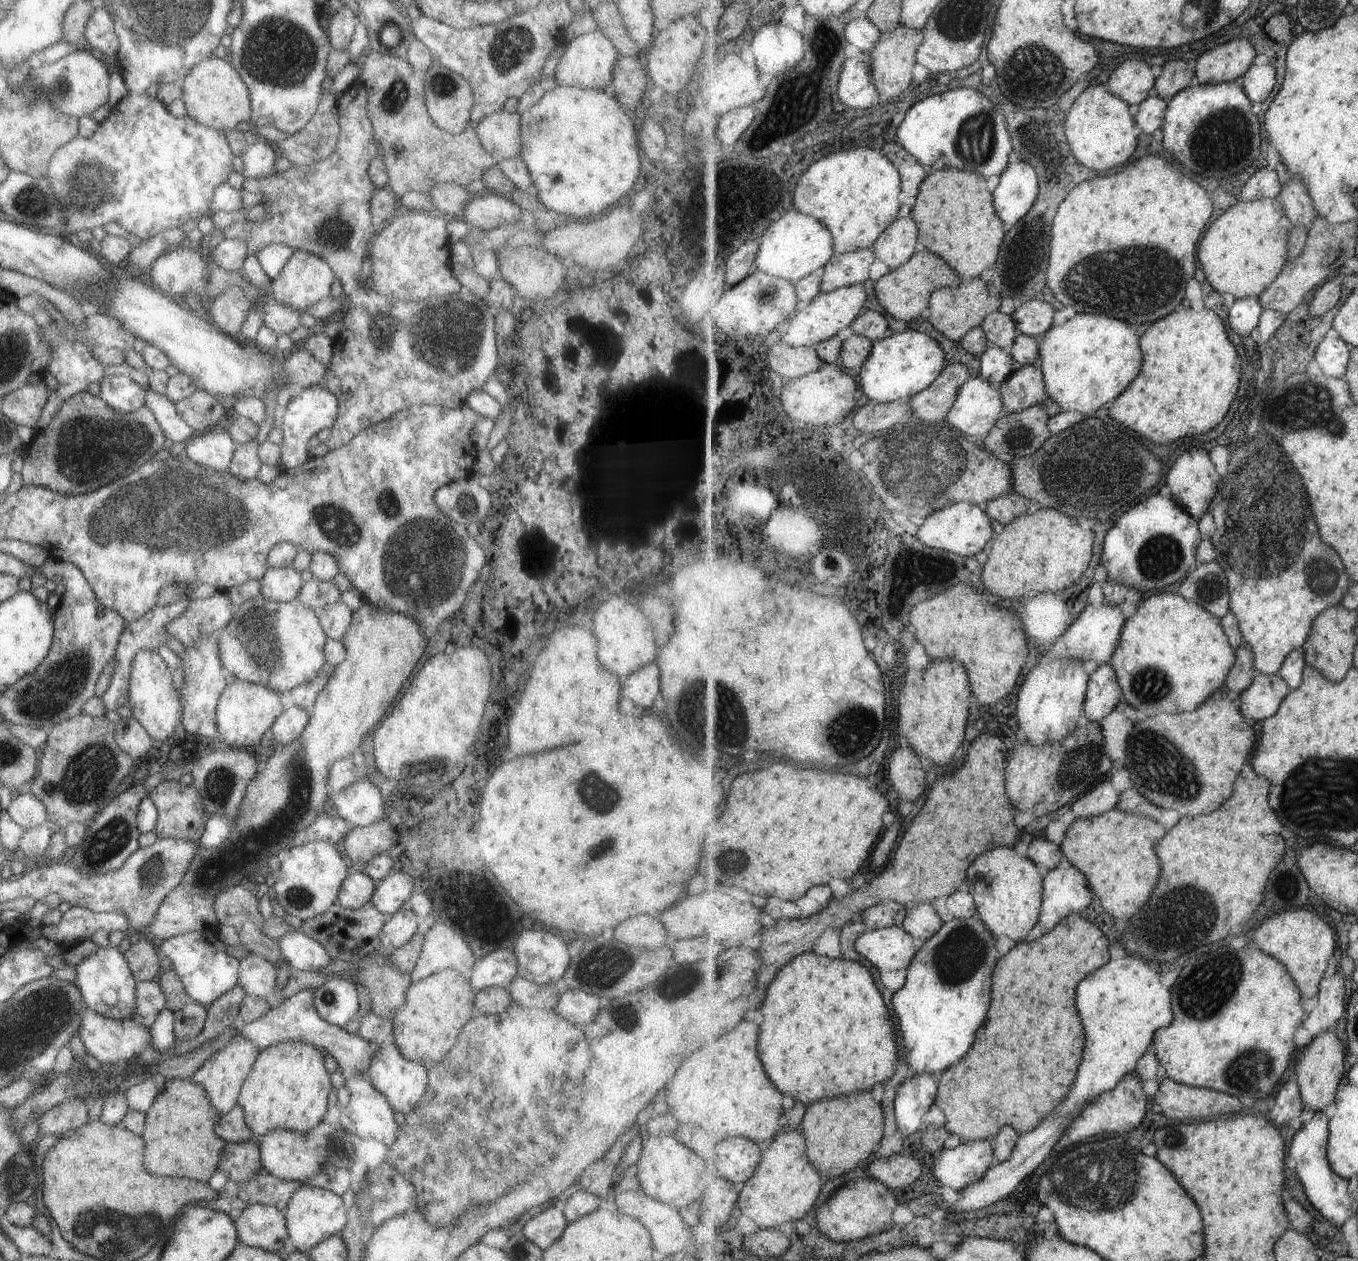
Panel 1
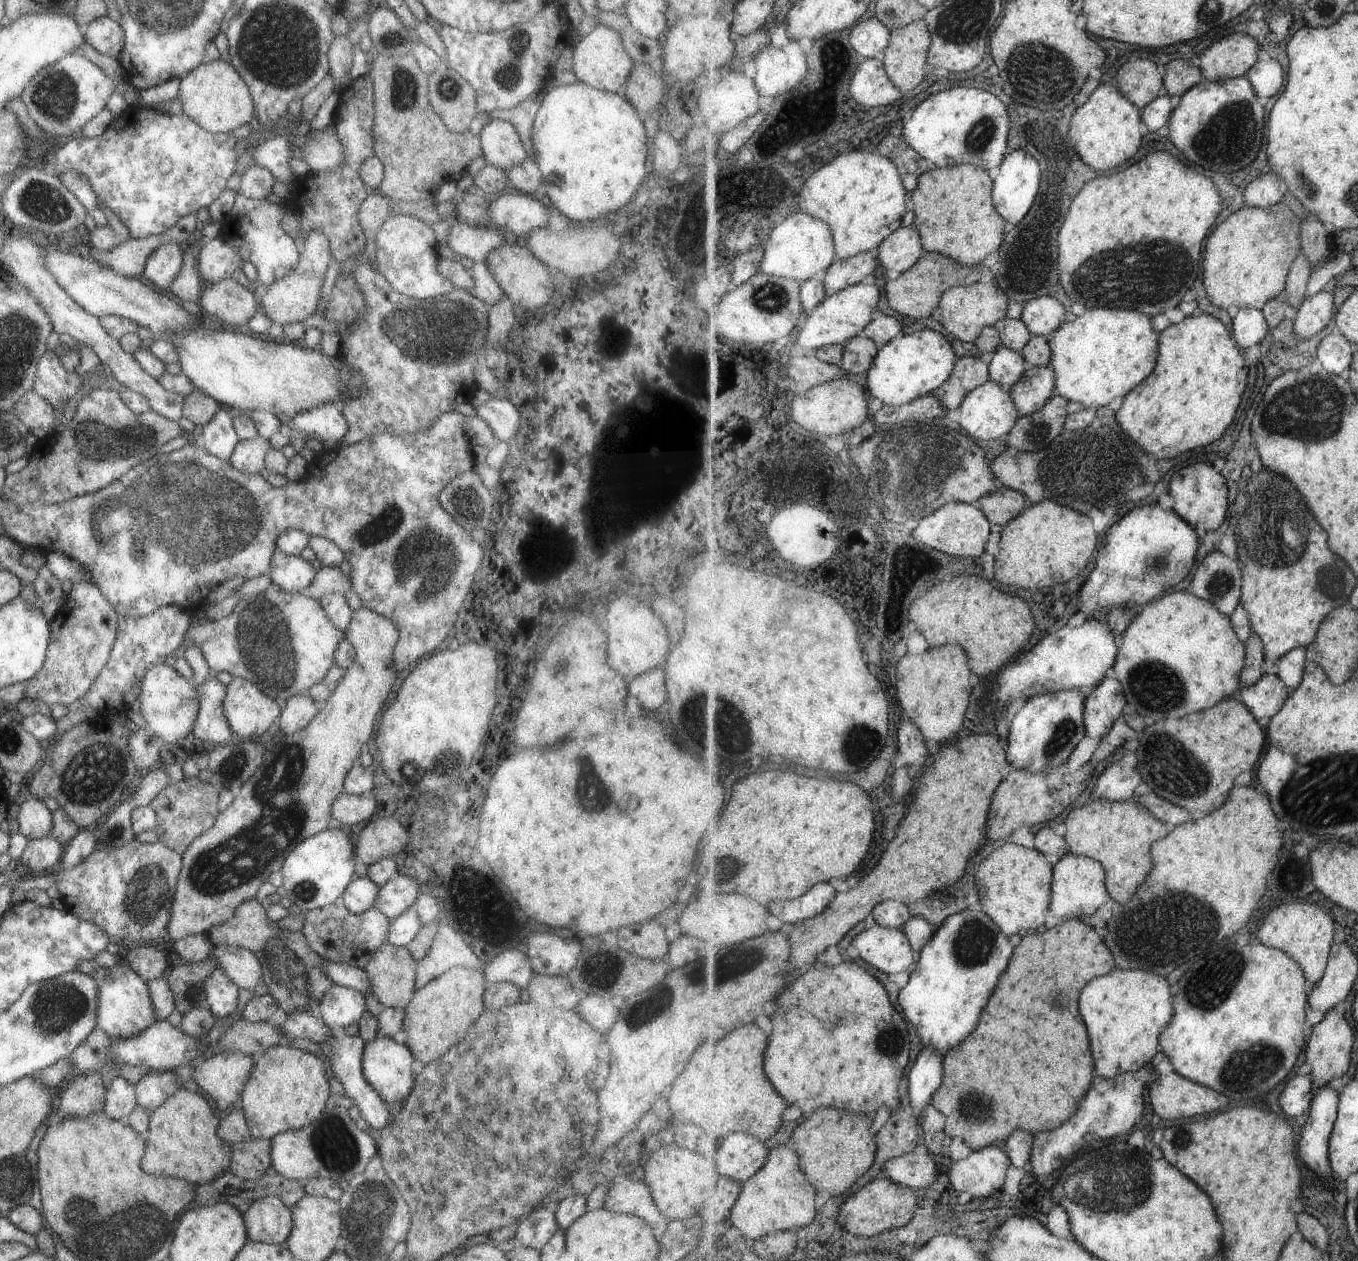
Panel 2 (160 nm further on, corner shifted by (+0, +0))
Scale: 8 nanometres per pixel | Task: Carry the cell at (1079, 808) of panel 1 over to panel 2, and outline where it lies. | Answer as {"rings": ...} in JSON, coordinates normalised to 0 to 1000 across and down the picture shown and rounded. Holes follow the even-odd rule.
{"rings":[[[821,603],[815,608],[806,620],[803,633],[828,635],[837,632],[836,626],[842,622],[839,610],[831,609],[826,603]]]}

